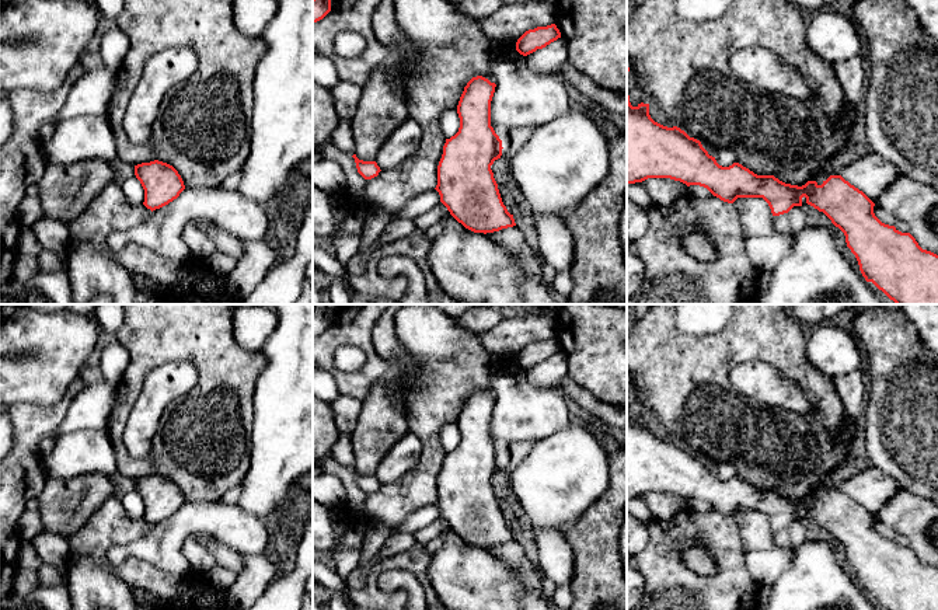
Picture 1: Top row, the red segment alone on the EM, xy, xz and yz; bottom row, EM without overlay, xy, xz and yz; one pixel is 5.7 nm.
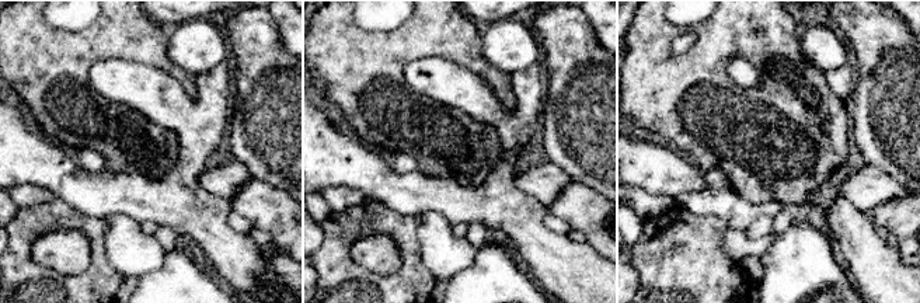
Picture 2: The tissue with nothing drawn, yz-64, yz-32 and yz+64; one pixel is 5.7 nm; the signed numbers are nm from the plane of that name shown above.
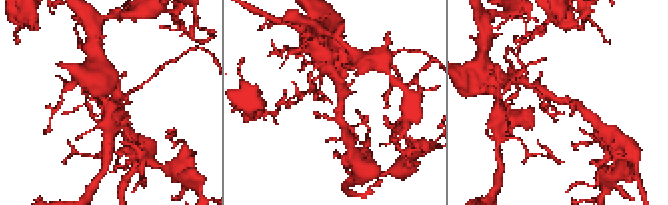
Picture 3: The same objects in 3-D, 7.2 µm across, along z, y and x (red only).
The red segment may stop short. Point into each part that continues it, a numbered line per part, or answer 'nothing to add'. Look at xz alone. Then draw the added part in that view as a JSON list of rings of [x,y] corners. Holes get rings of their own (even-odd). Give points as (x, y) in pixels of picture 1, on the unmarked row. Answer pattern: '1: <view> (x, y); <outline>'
nothing to add

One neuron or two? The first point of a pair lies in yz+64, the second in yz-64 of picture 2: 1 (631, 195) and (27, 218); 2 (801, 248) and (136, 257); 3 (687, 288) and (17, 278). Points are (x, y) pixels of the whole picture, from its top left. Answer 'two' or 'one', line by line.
1: two
2: two
3: one

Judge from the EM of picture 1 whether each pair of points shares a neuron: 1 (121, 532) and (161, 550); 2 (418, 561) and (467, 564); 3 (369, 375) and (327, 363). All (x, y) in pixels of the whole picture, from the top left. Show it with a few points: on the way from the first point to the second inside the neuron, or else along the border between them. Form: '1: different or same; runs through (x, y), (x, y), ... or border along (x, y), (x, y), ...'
1: different; border along (152, 526), (143, 536), (125, 546)
2: different; border along (431, 553), (428, 574), (429, 582), (438, 595)
3: same; runs through (358, 379), (342, 379), (337, 375)

